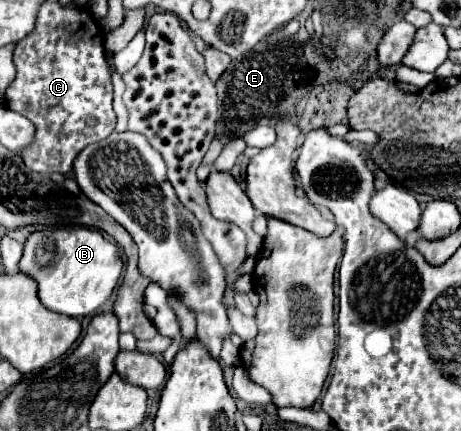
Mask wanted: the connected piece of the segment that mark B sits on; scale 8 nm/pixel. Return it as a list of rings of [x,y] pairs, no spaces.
[[[89,227],[35,231],[35,237],[27,239],[19,261],[19,271],[37,281],[41,303],[47,309],[69,317],[85,317],[99,309],[113,293],[121,269],[123,261],[117,247]]]

